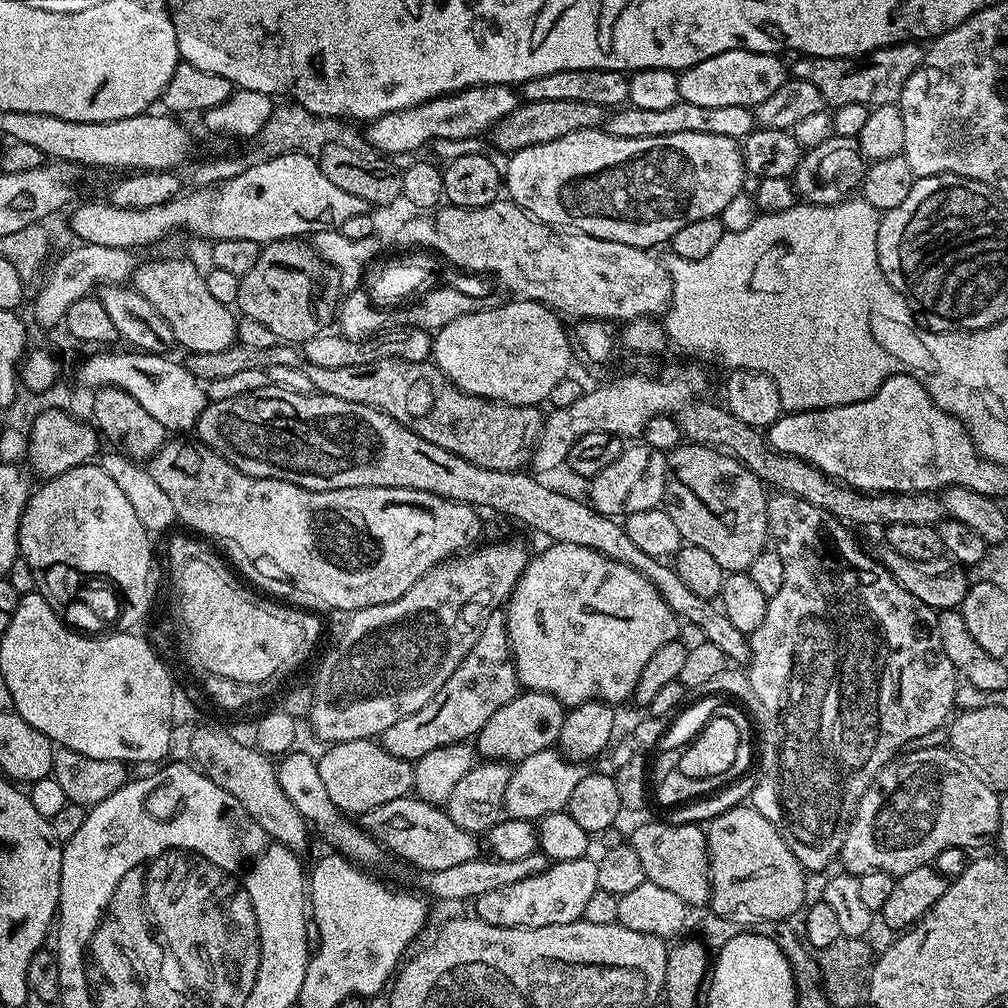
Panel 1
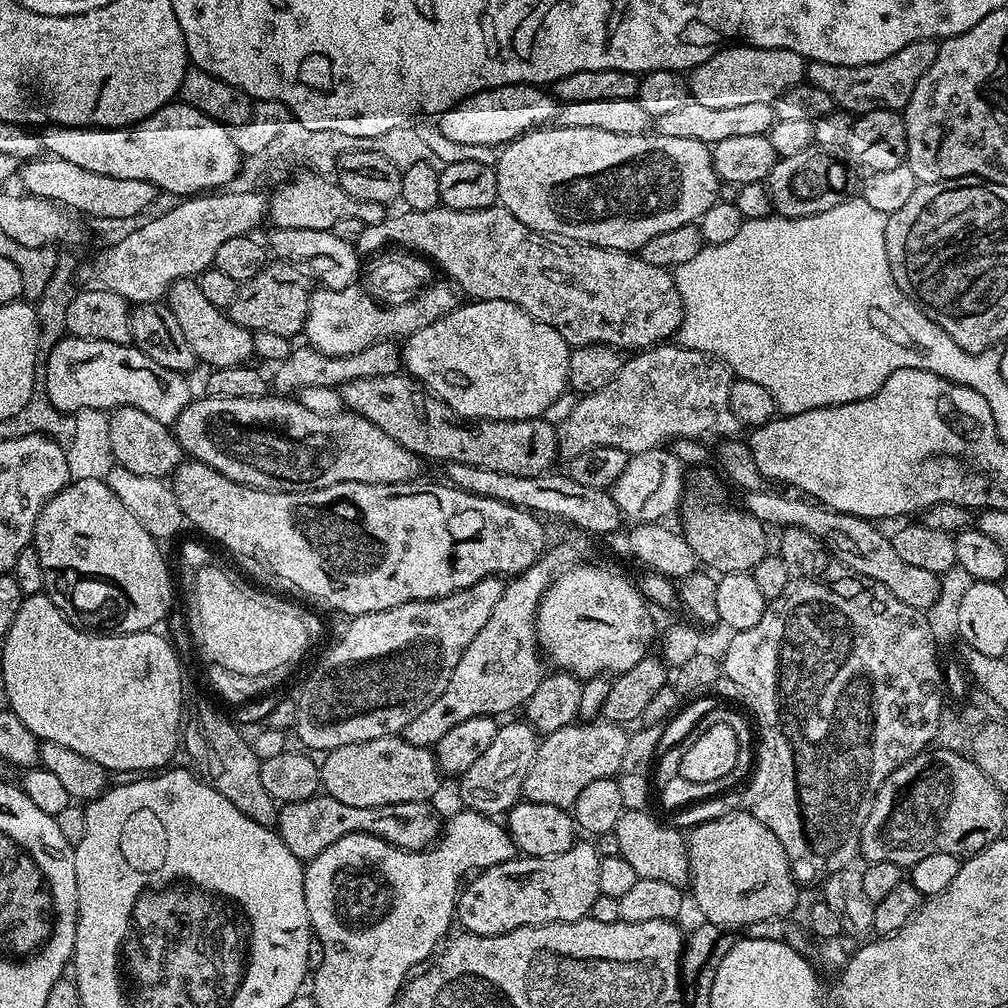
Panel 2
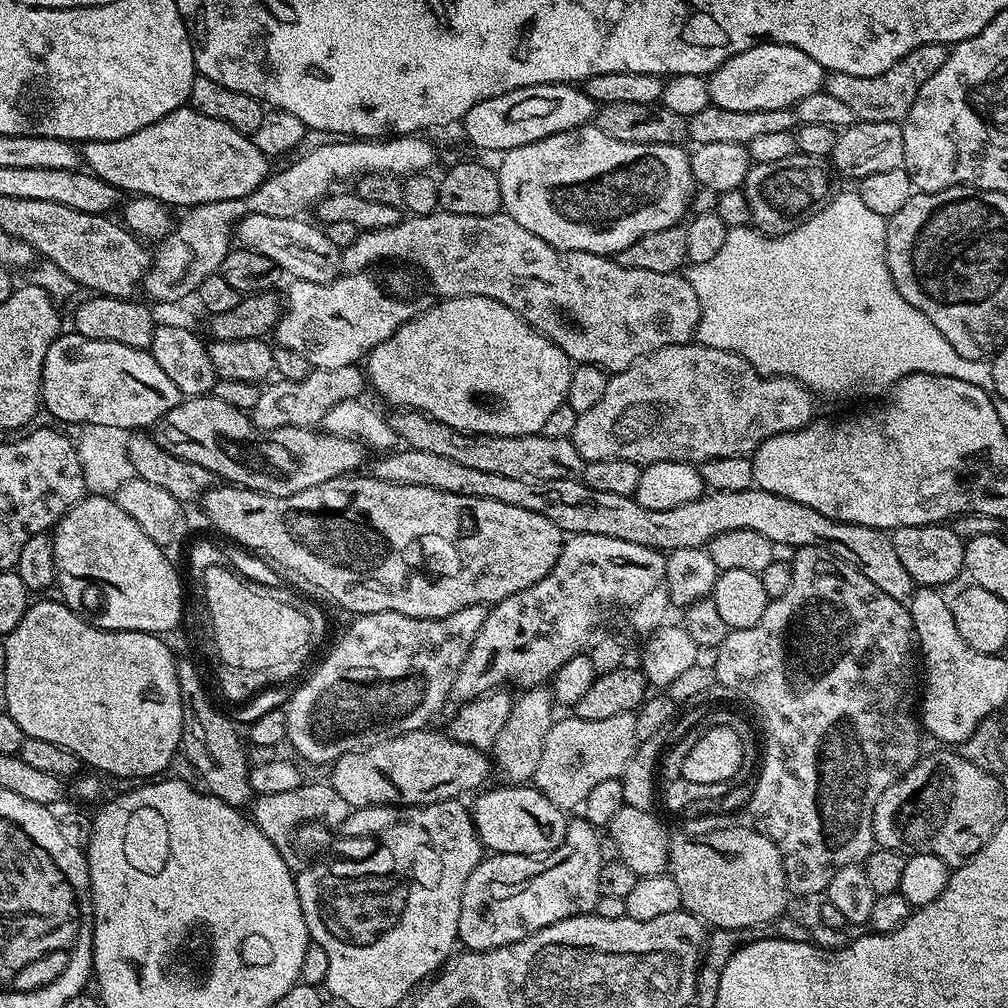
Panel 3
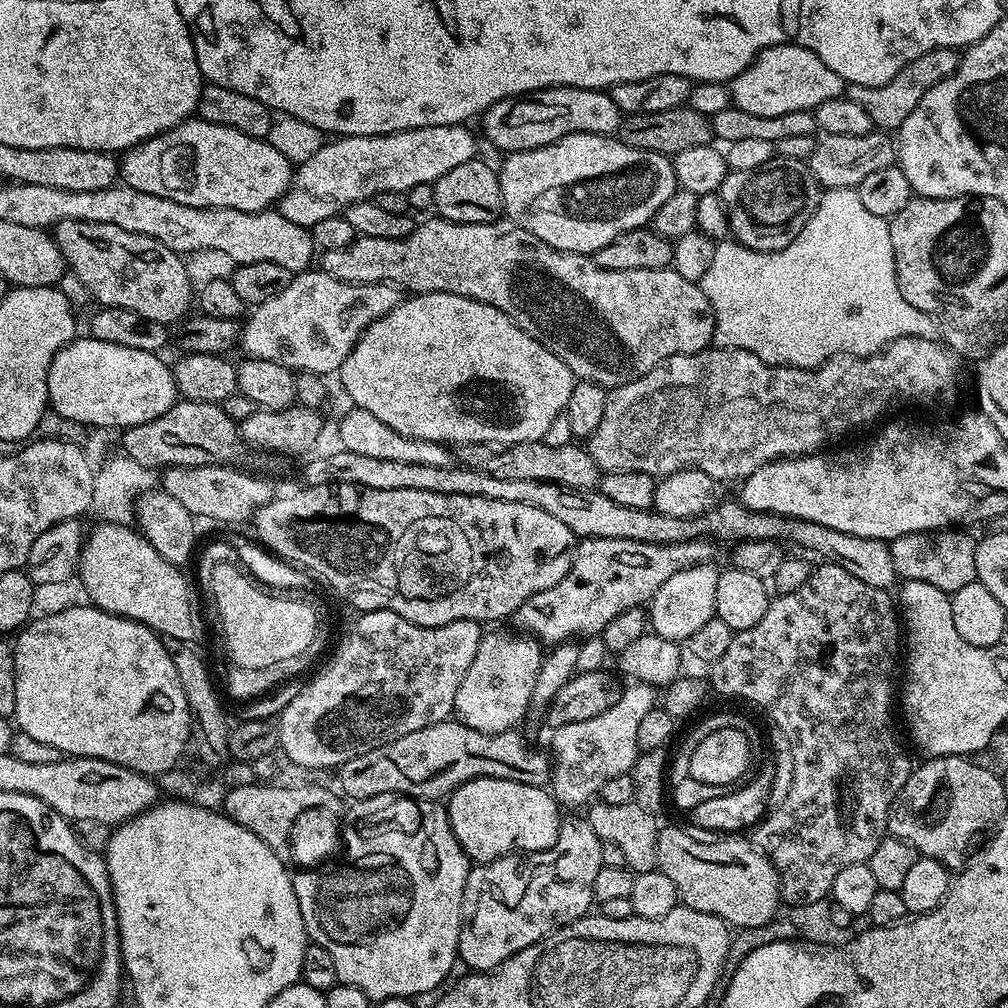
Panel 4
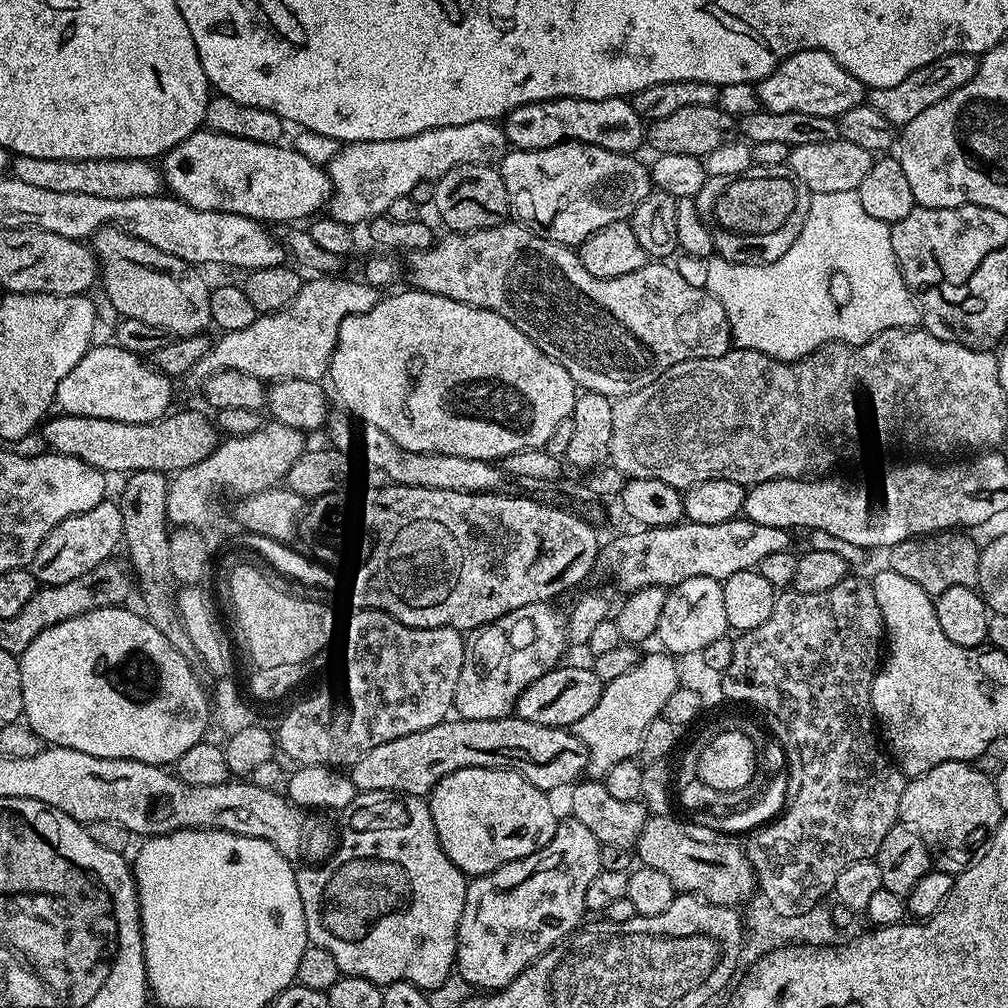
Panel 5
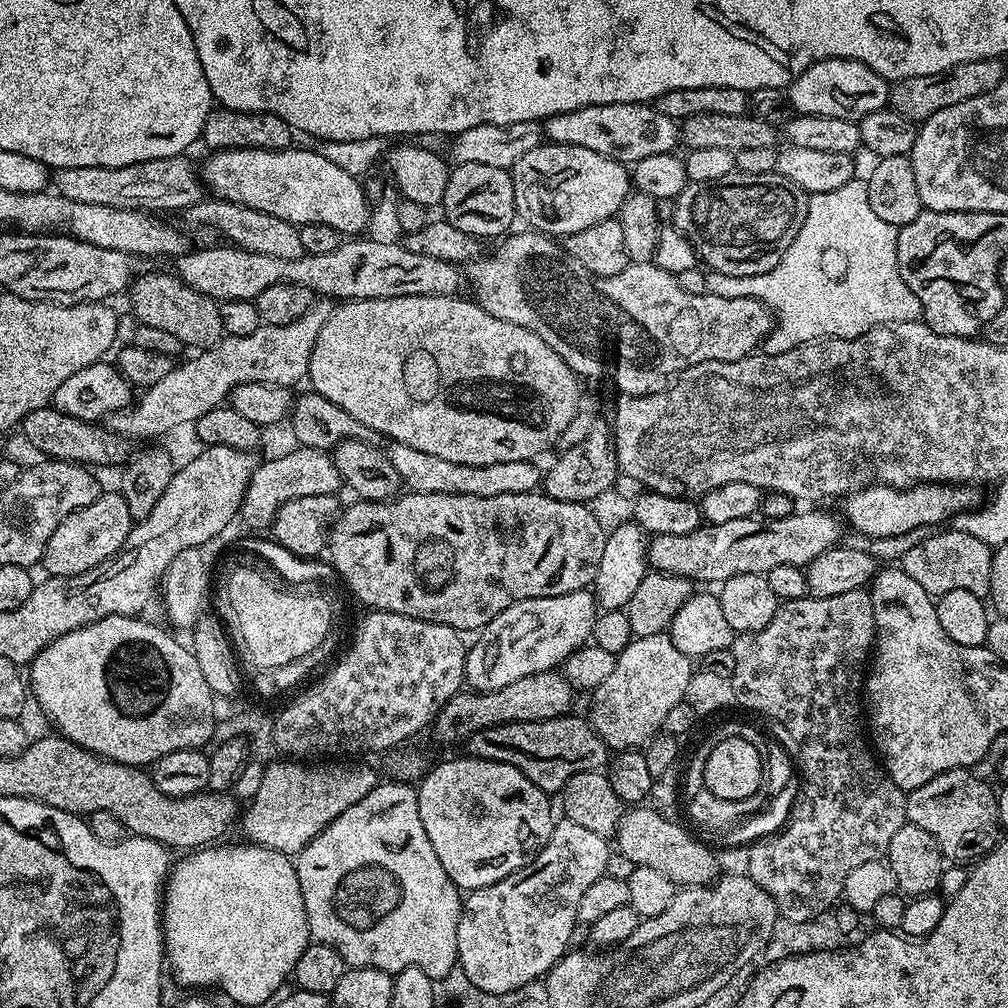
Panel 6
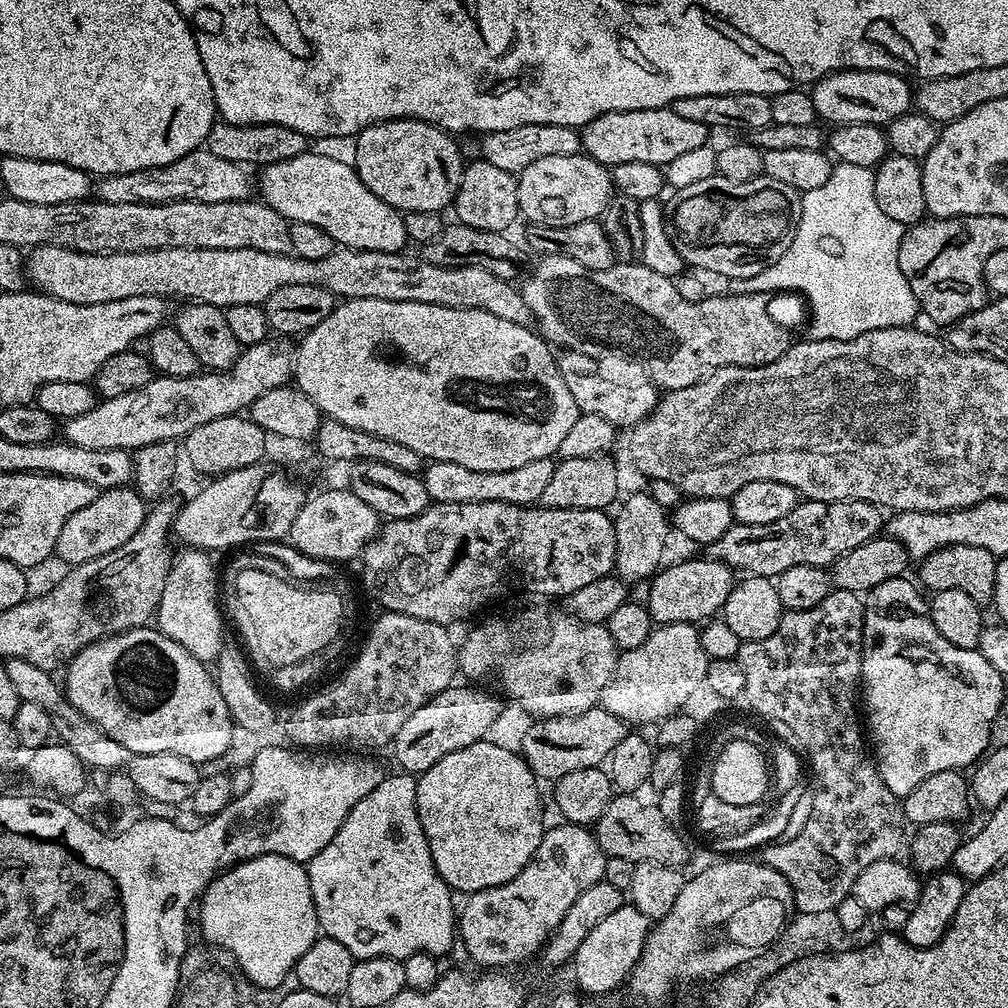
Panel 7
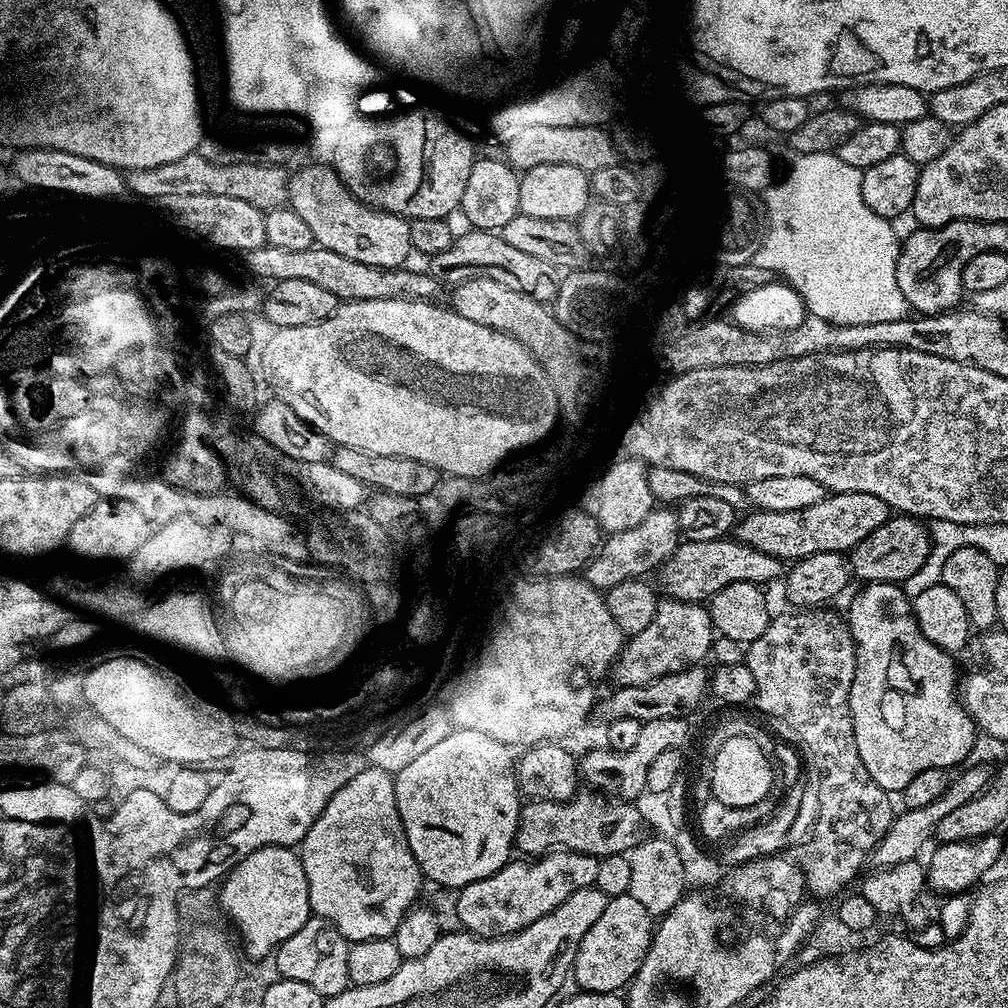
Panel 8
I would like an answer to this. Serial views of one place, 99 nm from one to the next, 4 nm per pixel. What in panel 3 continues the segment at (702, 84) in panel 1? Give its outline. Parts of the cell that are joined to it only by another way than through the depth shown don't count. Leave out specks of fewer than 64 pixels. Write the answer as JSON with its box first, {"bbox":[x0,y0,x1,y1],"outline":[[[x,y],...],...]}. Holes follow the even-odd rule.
{"bbox":[707,42,826,110],"outline":[[[757,42],[752,48],[734,54],[707,77],[710,101],[722,110],[795,109],[802,98],[821,91],[826,70],[810,54],[802,54],[794,46]]]}

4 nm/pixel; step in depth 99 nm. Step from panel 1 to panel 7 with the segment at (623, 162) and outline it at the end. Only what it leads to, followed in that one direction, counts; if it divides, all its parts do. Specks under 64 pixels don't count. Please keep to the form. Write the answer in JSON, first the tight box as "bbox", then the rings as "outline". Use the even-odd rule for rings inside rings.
{"bbox":[516,154,614,226],"outline":[[[587,154],[538,158],[518,173],[516,185],[520,216],[528,224],[542,226],[574,226],[574,222],[600,220],[614,195],[611,171]]]}

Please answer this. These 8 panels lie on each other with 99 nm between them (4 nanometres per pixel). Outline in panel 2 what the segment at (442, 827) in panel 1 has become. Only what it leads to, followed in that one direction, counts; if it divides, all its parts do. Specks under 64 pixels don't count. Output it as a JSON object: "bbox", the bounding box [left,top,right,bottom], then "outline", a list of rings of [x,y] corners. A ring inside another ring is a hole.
{"bbox":[274,794,442,862],"outline":[[[317,794],[309,800],[287,802],[277,811],[274,823],[275,831],[279,832],[282,842],[290,846],[290,854],[294,854],[302,862],[313,860],[326,846],[338,842],[346,834],[375,834],[386,842],[411,852],[422,848],[430,848],[439,841],[442,835],[441,817],[436,817],[431,803],[402,802],[377,808],[362,806],[346,806],[346,802],[338,802],[338,798],[327,794]]]}

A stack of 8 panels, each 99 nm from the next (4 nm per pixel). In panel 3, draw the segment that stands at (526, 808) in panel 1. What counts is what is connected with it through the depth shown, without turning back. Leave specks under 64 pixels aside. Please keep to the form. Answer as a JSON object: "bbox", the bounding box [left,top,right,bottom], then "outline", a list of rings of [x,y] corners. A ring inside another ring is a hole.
{"bbox":[534,712,637,809],"outline":[[[631,712],[614,714],[614,718],[602,718],[598,722],[583,720],[575,714],[569,715],[569,720],[557,719],[550,734],[546,734],[534,786],[554,806],[579,809],[594,786],[623,776],[637,743],[636,718]]]}

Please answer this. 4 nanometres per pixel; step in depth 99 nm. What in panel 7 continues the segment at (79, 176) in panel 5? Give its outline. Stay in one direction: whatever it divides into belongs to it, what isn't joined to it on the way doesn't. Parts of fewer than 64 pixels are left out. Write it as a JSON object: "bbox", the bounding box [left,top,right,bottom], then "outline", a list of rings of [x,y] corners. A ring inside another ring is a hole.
{"bbox":[94,146,254,204],"outline":[[[201,146],[190,154],[170,162],[165,168],[147,168],[117,176],[105,176],[95,185],[94,192],[108,204],[134,202],[135,204],[169,204],[175,200],[201,200],[202,202],[230,202],[246,200],[253,195],[254,180],[247,176],[245,165],[226,162],[210,154]]]}

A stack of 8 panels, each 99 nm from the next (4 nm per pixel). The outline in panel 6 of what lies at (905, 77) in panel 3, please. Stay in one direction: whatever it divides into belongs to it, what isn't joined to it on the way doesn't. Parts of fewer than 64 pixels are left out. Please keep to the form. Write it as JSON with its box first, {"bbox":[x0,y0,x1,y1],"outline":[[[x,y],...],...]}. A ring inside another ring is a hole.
{"bbox":[888,60,1006,122],"outline":[[[975,60],[962,62],[948,72],[942,74],[922,74],[914,78],[895,81],[891,85],[888,103],[893,112],[902,114],[902,118],[913,122],[923,122],[930,114],[938,114],[938,110],[946,110],[946,106],[954,106],[966,98],[978,98],[978,94],[986,94],[986,90],[994,90],[1006,75],[1005,61]]]}

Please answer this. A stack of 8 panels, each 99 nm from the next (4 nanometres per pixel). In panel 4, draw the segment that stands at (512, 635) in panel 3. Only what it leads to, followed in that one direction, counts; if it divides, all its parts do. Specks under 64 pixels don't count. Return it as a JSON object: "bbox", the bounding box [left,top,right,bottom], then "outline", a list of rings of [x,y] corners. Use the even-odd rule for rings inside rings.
{"bbox":[514,538,717,646],"outline":[[[622,538],[581,539],[570,574],[566,574],[558,586],[536,592],[518,606],[514,613],[514,621],[520,627],[517,629],[531,634],[544,646],[555,646],[573,638],[600,636],[618,614],[647,605],[670,574],[690,566],[713,563],[717,559],[715,547],[717,545],[708,538],[677,544],[651,544]]]}

